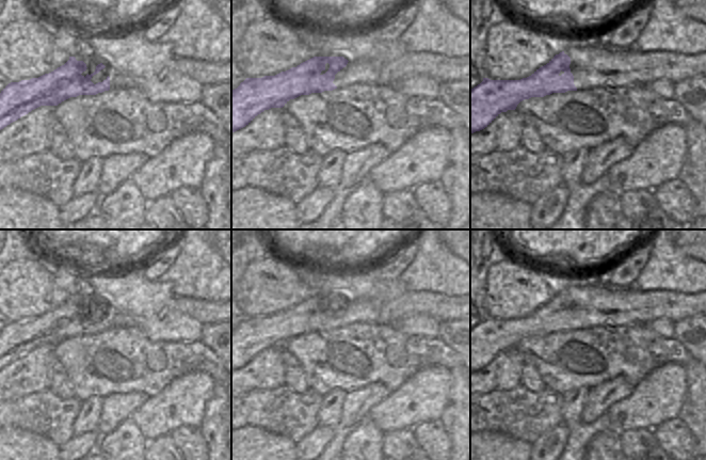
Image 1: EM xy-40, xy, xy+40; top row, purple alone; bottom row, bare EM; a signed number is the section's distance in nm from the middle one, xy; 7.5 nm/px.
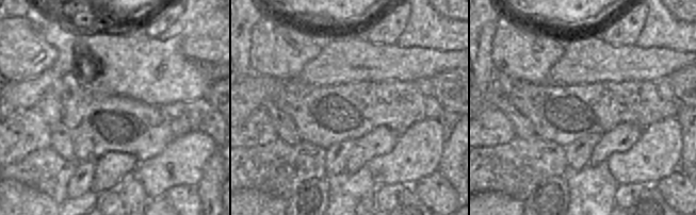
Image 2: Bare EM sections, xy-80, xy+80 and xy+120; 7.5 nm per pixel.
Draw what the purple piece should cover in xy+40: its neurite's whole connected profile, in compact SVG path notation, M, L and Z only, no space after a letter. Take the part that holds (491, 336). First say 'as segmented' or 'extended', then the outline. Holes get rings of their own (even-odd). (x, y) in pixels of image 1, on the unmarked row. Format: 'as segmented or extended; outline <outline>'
extended; outline M596 276L595 285L567 287L527 317L520 319L483 317L480 323L470 329L470 374L487 366L501 351L515 349L520 340L531 336L584 330L597 326L645 326L661 317L675 323L695 315L706 315L706 291L680 294L642 291L633 287L610 287L603 276Z

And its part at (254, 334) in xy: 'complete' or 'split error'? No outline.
split error

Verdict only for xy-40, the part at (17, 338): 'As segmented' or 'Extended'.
Extended.

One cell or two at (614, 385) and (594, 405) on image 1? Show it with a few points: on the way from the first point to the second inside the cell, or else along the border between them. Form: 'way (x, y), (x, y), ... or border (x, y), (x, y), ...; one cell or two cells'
way (609, 391), (599, 399); one cell

